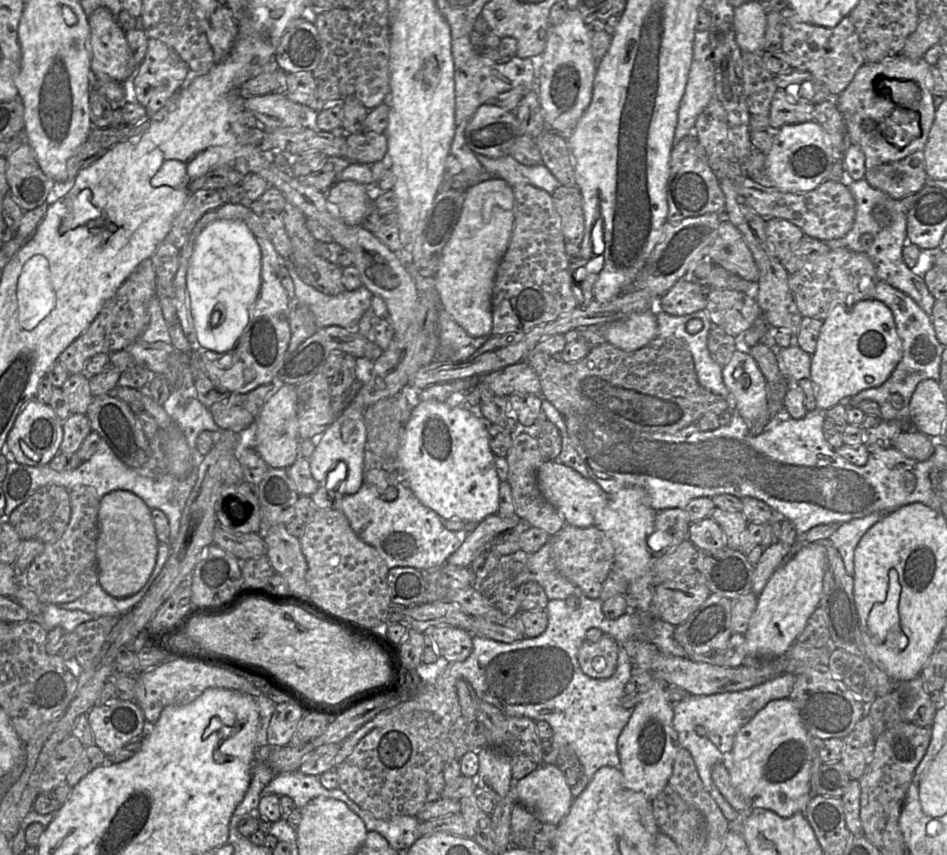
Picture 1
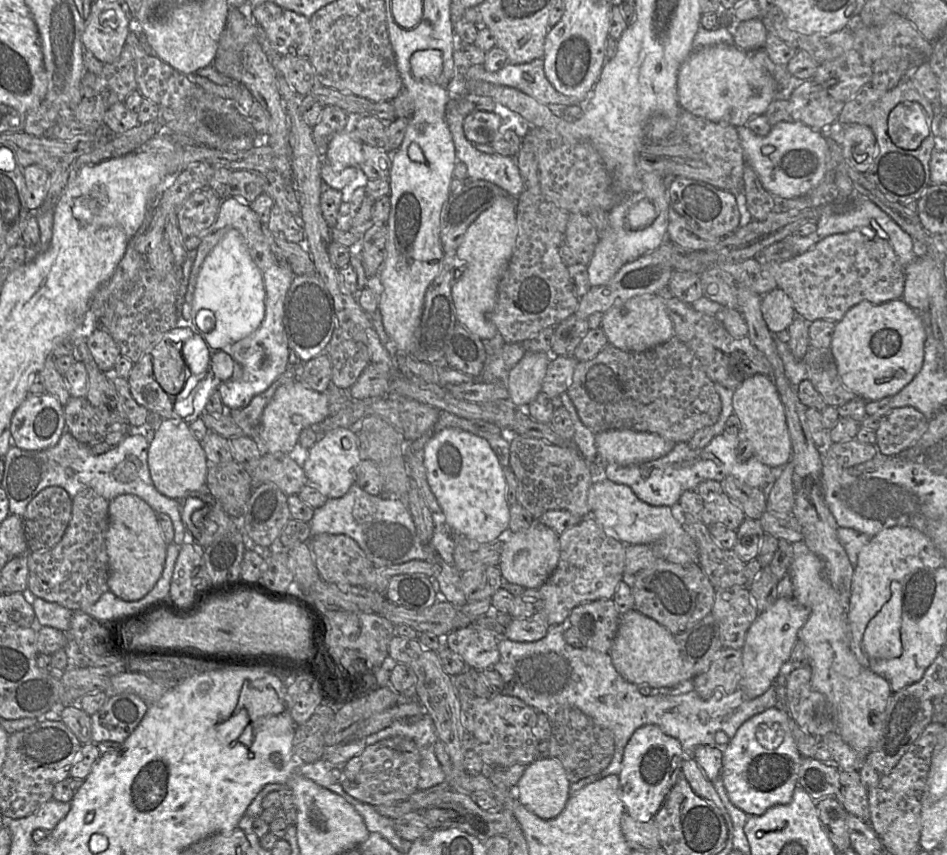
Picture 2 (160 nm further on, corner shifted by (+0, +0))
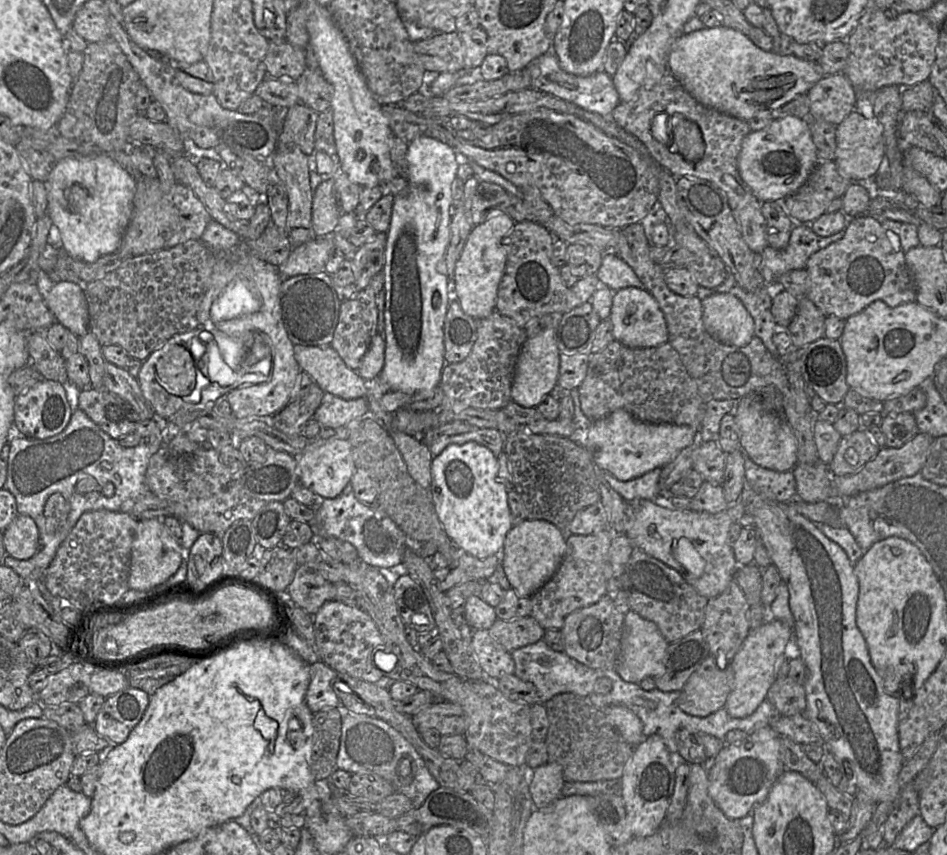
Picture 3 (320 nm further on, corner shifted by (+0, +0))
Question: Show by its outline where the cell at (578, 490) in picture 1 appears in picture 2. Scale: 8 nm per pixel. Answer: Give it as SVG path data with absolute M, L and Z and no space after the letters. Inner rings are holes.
M610 480L592 483L588 492L590 513L605 532L624 544L649 544L658 552L658 558L685 565L696 562L697 546L682 527L677 509L651 506L641 501L632 489Z

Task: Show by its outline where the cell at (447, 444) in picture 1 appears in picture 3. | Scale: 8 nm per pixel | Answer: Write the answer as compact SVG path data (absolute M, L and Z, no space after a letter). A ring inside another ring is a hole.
M476 442L451 444L431 464L431 489L436 513L450 539L466 553L485 559L503 549L505 538L513 528L508 493L499 478L499 462L487 447Z

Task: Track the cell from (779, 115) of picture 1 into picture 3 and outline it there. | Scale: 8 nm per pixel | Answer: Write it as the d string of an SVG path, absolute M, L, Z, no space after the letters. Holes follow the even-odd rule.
M842 73L824 76L808 92L809 117L837 127L857 103L857 93Z

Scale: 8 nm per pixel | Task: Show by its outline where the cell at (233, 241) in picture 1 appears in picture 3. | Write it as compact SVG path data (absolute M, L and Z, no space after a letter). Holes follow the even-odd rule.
M244 277L231 279L210 308L213 321L226 321L243 315L252 314L260 309L257 295L249 288Z

